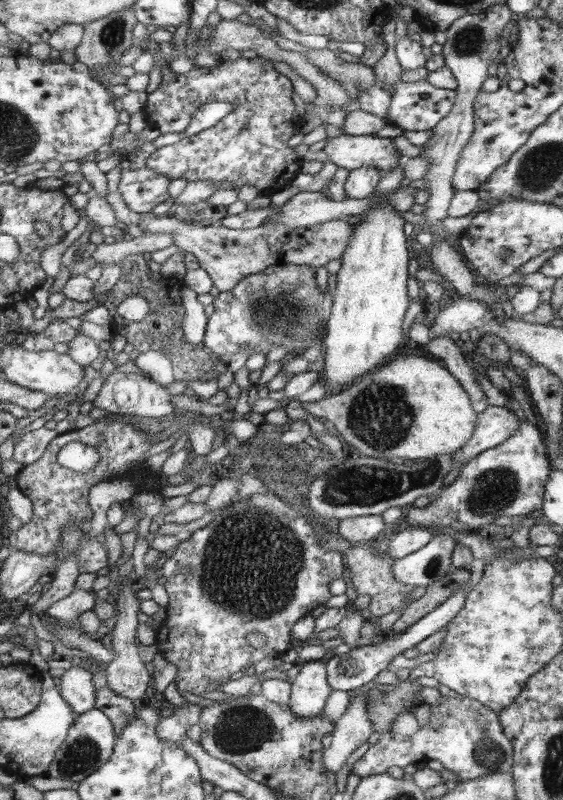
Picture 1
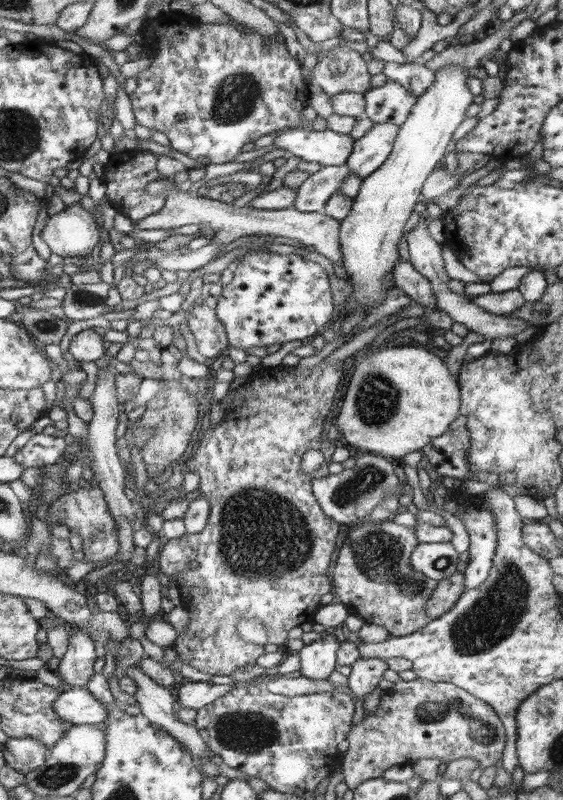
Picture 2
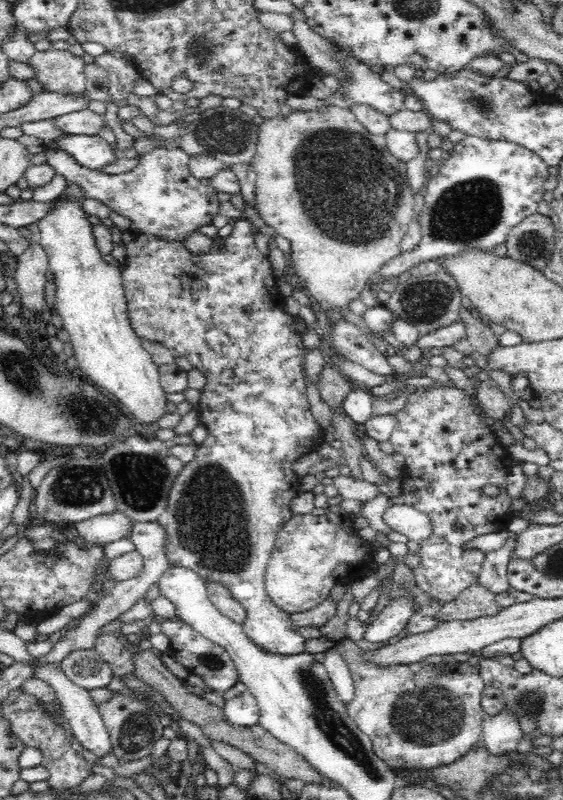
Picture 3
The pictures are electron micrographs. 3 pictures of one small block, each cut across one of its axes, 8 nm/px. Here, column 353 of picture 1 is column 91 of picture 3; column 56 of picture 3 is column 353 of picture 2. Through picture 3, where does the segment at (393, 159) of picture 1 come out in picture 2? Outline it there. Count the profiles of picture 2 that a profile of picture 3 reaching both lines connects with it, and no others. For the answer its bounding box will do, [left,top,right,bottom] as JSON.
[274,129,355,167]

